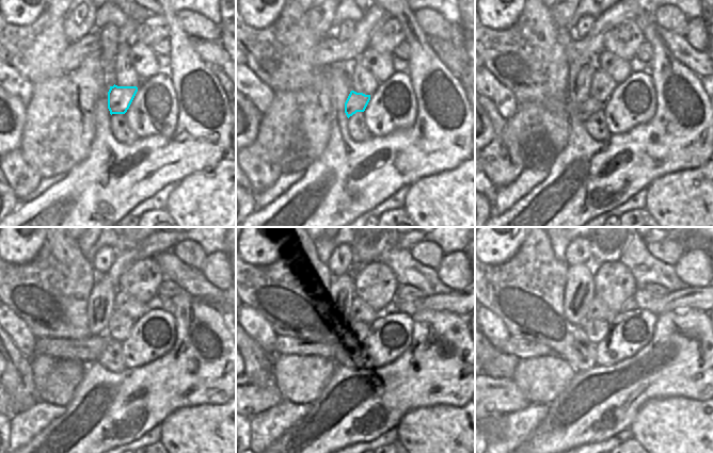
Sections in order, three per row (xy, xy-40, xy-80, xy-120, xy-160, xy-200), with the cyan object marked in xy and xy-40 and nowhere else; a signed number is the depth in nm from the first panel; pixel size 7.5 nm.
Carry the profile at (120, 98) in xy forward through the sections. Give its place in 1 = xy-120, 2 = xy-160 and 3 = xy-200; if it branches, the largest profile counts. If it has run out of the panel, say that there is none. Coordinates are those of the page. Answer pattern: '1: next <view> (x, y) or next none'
1: next xy-120 (86, 351)
2: next xy-160 (283, 345)
3: next xy-200 (522, 349)

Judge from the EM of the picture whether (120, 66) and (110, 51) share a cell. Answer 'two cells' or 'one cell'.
two cells

